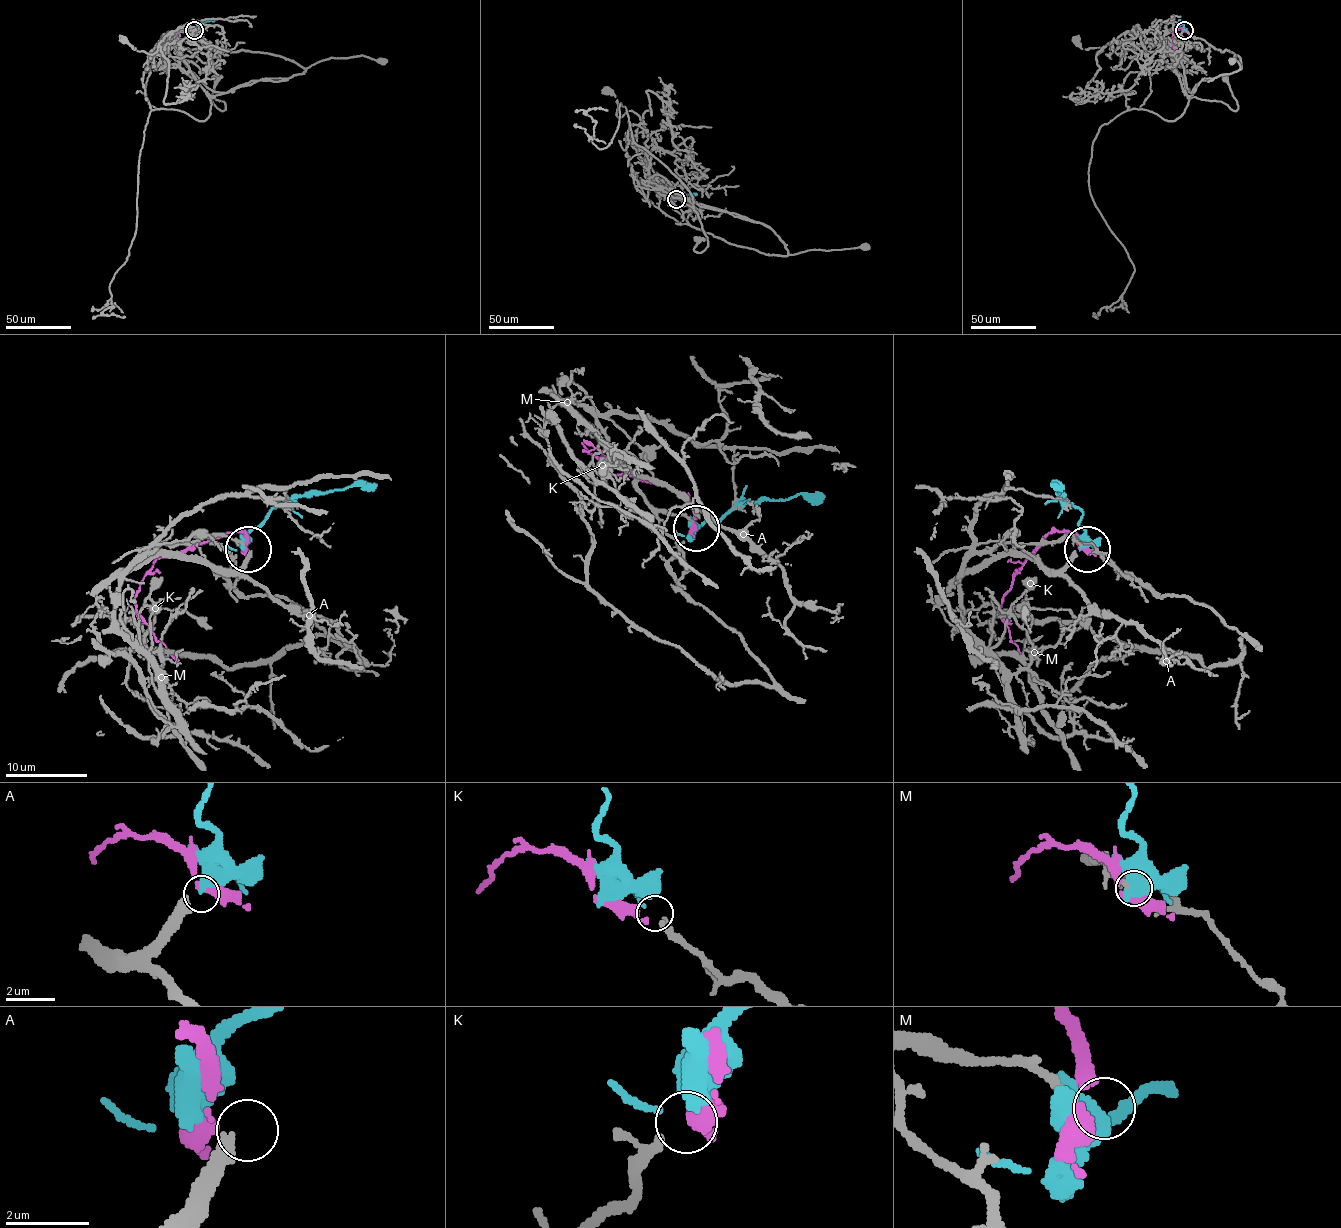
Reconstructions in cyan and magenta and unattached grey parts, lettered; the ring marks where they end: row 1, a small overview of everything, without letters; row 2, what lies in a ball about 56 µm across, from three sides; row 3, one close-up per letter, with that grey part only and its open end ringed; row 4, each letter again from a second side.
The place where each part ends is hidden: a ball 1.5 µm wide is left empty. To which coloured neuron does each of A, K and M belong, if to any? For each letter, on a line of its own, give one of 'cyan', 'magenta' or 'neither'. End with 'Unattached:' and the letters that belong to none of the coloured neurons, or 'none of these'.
A: neither
K: magenta
M: neither
Unattached: A, M

